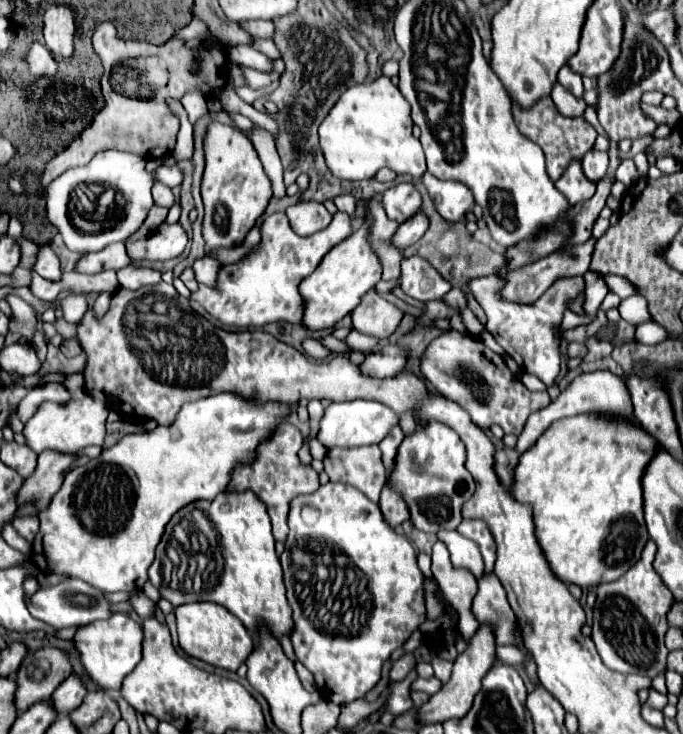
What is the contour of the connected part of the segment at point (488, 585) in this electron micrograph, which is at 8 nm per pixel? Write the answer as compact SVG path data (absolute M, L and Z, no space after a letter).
M484 574L478 580L478 594L474 596L472 612L480 624L494 624L494 628L498 628L498 644L512 644L522 652L526 650L518 636L514 636L514 612L496 576Z

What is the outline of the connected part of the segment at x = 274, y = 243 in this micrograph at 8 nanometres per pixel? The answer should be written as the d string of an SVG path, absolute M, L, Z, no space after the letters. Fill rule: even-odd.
M276 212L268 216L262 224L262 242L260 250L250 254L238 264L222 266L218 276L218 288L200 286L190 298L196 300L212 318L220 320L226 326L264 326L270 322L292 322L300 324L304 314L304 300L298 290L300 282L310 276L324 254L332 250L338 242L352 234L350 216L344 212L336 212L334 220L328 228L312 234L312 236L298 236L288 224L284 212Z

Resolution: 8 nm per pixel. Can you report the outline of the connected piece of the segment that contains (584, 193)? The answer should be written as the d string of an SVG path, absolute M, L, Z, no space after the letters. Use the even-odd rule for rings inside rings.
M580 162L570 164L570 168L564 172L564 176L556 182L556 188L566 196L568 204L578 204L578 202L590 200L596 192L596 186L582 176Z

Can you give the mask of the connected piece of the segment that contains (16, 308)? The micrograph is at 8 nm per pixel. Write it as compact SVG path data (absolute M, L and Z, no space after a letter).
M8 294L4 300L10 304L10 308L14 312L14 318L10 322L10 332L20 332L30 342L34 336L34 328L36 328L36 314L34 314L32 306L26 304L16 294Z

